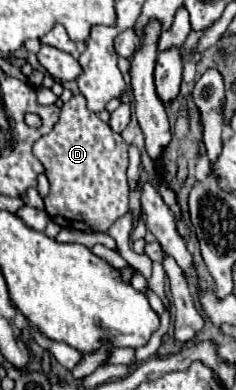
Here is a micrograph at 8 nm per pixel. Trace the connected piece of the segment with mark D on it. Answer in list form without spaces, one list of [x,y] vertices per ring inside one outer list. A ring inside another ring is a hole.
[[[75,95],[61,107],[61,117],[53,131],[33,145],[33,155],[43,163],[51,183],[45,211],[49,217],[67,229],[103,231],[129,211],[127,185],[127,149],[119,133],[113,133],[93,111],[87,109],[85,97]]]

